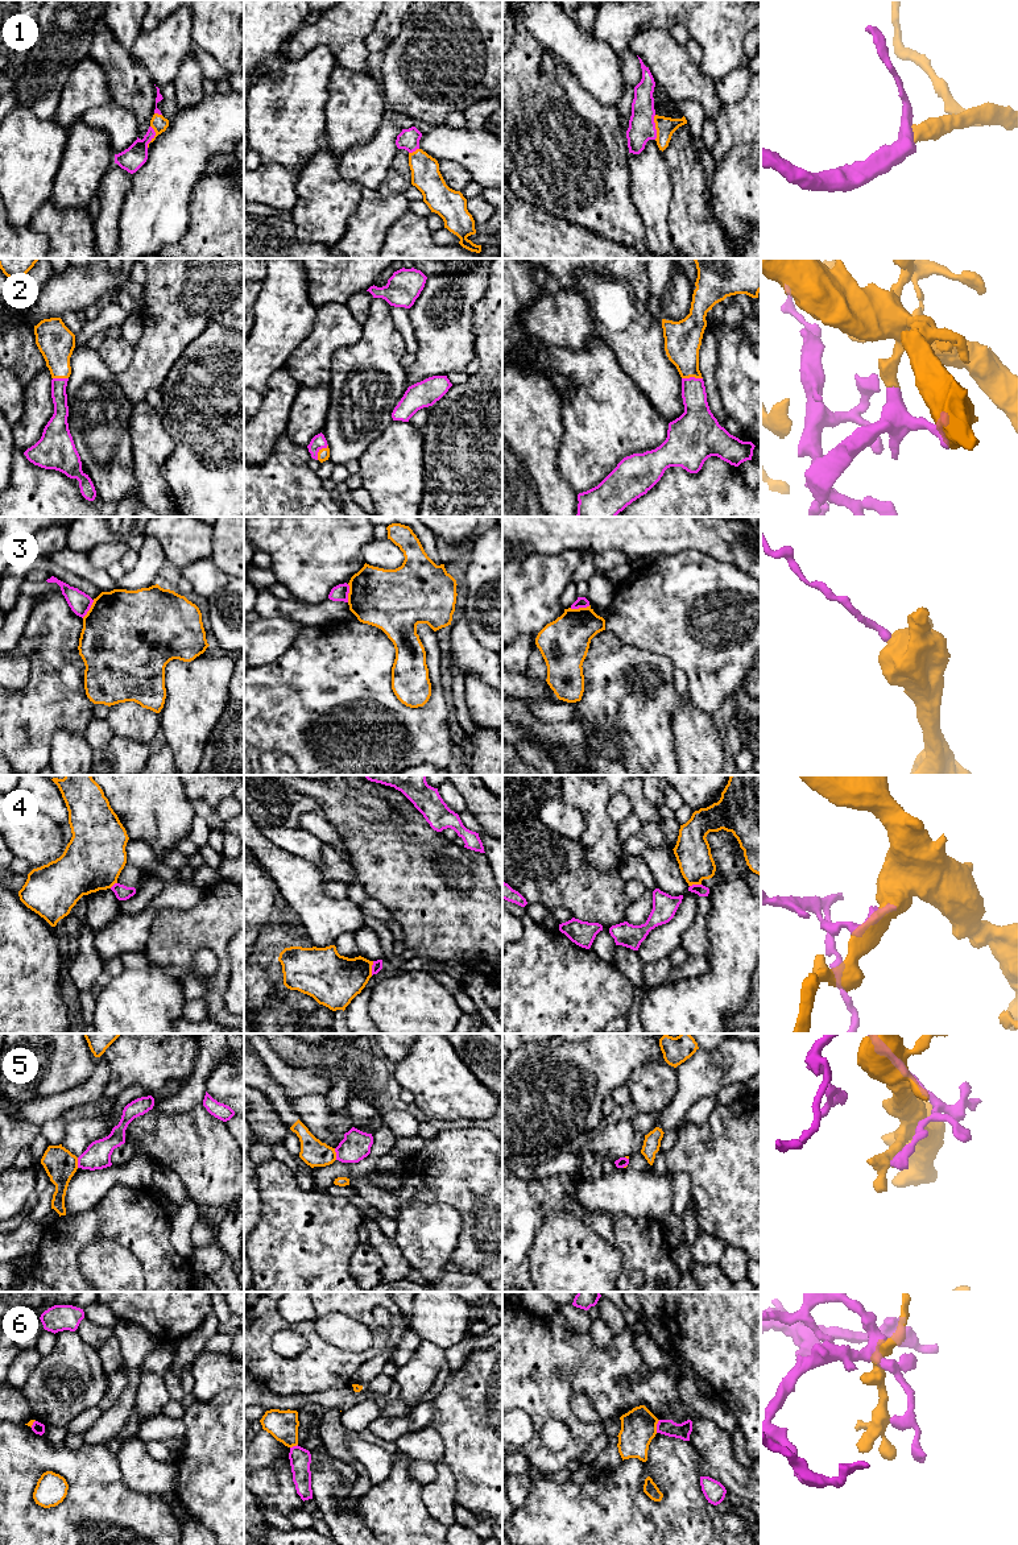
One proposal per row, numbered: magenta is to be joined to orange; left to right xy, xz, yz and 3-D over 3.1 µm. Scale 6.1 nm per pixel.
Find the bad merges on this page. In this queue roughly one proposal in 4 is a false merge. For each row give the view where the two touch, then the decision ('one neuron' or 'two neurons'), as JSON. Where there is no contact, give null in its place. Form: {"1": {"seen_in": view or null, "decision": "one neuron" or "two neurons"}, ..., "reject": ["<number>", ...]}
{"1": {"seen_in": "yz", "decision": "one neuron"}, "2": {"seen_in": "yz", "decision": "one neuron"}, "3": {"seen_in": "yz", "decision": "two neurons"}, "4": {"seen_in": "xz", "decision": "two neurons"}, "5": {"seen_in": "xz", "decision": "two neurons"}, "6": {"seen_in": "yz", "decision": "two neurons"}, "reject": ["3", "4", "5", "6"]}

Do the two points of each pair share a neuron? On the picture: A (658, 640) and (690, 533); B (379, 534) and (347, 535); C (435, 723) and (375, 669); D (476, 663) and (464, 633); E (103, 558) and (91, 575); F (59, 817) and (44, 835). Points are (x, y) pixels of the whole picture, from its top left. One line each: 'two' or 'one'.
A: two
B: two
C: one
D: one
E: two
F: two

